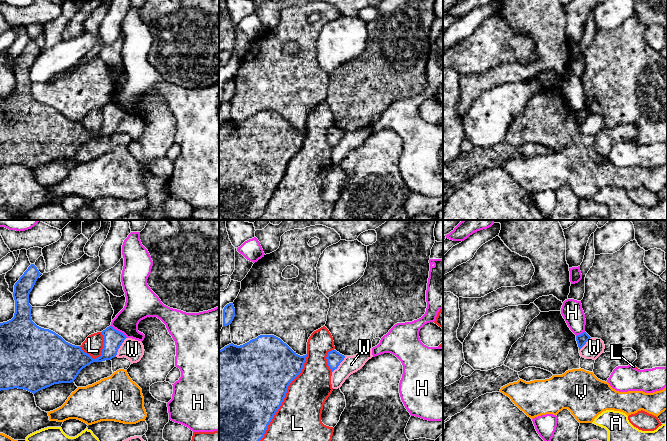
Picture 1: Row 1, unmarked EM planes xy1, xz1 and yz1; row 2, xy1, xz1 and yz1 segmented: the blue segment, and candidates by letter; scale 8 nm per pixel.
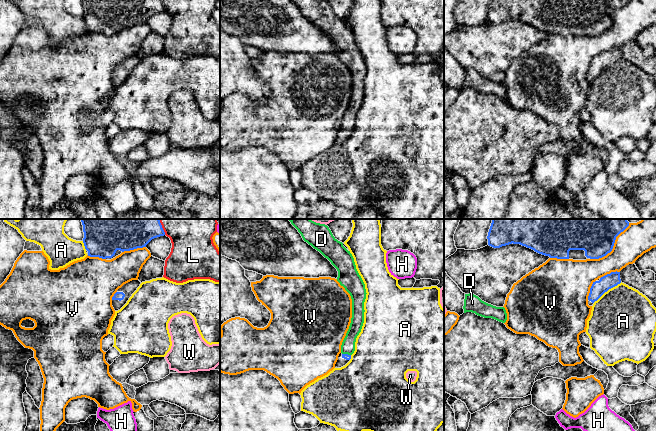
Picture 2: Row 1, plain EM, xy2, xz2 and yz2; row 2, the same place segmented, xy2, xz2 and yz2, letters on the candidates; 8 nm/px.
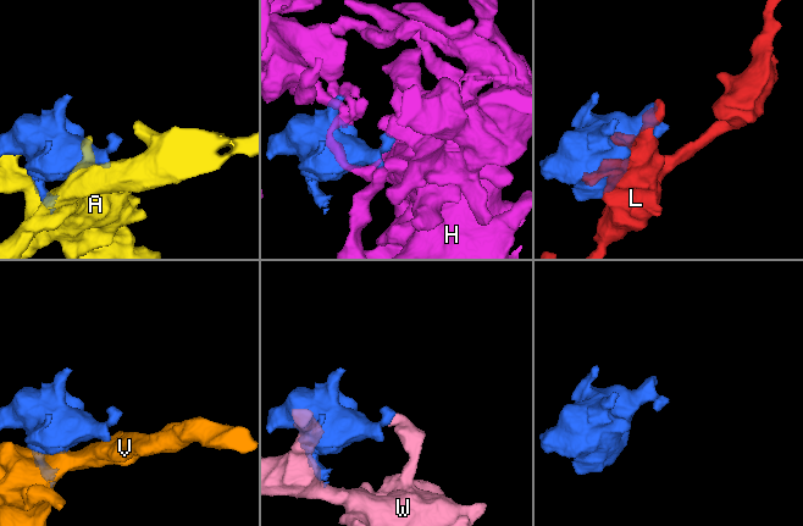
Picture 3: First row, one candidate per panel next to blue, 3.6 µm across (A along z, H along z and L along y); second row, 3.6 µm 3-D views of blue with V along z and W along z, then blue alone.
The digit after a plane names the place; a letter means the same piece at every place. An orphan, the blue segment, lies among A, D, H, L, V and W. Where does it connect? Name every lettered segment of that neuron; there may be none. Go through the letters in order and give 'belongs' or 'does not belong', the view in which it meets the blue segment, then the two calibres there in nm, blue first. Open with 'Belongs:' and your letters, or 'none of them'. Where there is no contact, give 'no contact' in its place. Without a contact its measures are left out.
Belongs: D
A: does not belong; contact in yz2; calibres 120 and 480 nm
D: belongs; contact in xz2; calibres 50 and 110 nm
H: does not belong; contact in xy1; calibres 160 and 220 nm
L: does not belong; contact in xz1; calibres 500 and 360 nm
V: does not belong; contact in yz2; calibres 440 and 260 nm
W: does not belong; contact in xy1; calibres 160 and 170 nm

